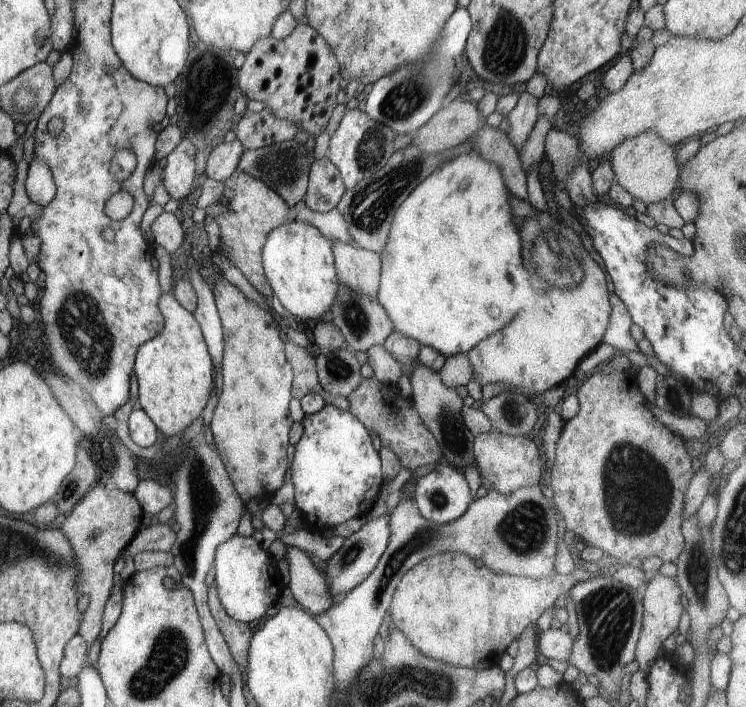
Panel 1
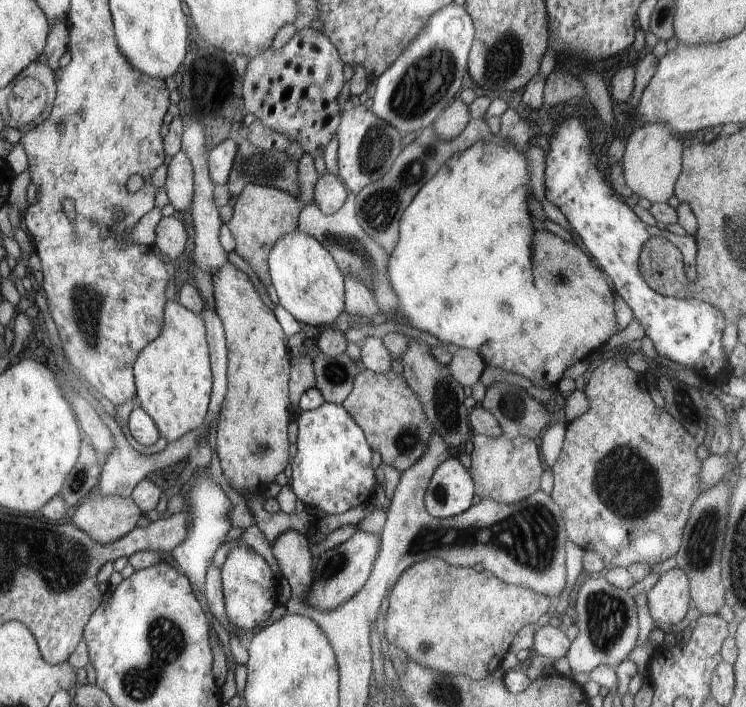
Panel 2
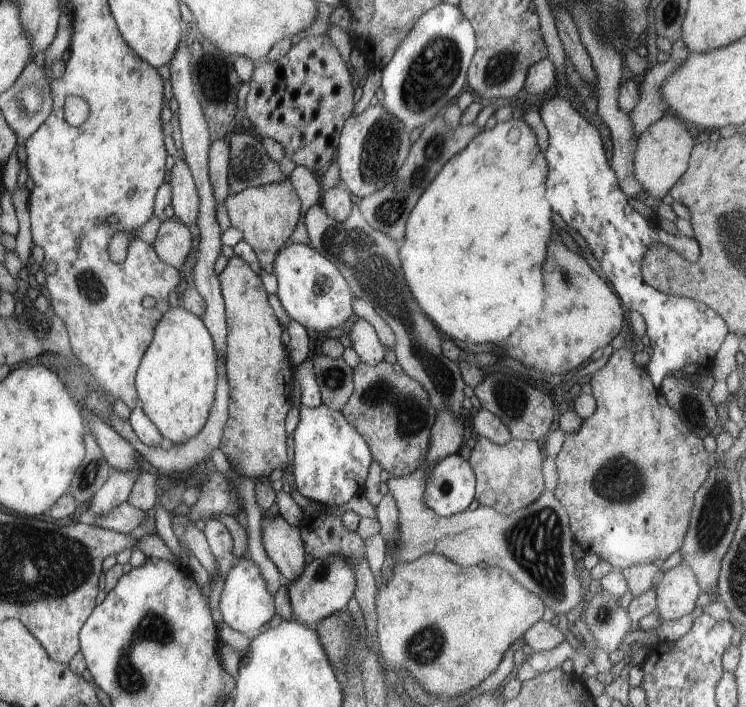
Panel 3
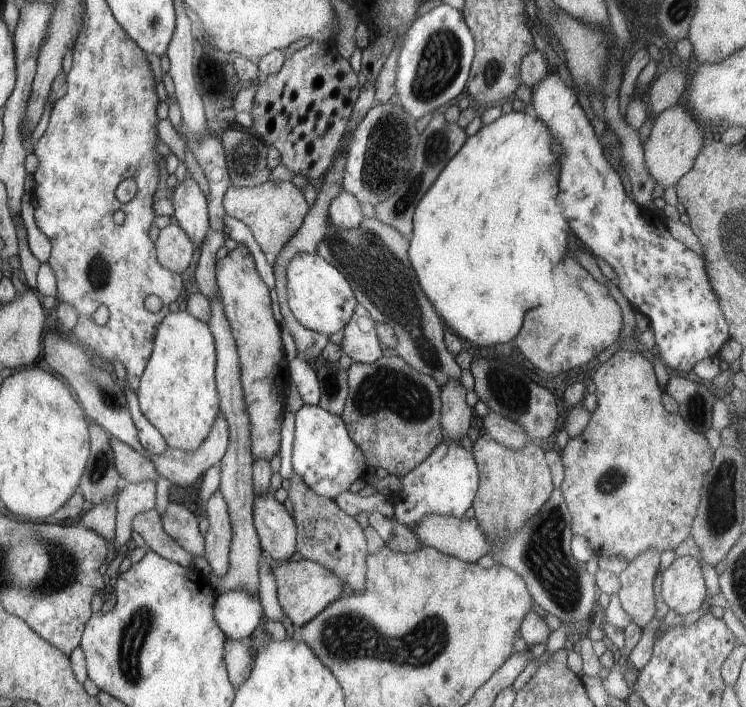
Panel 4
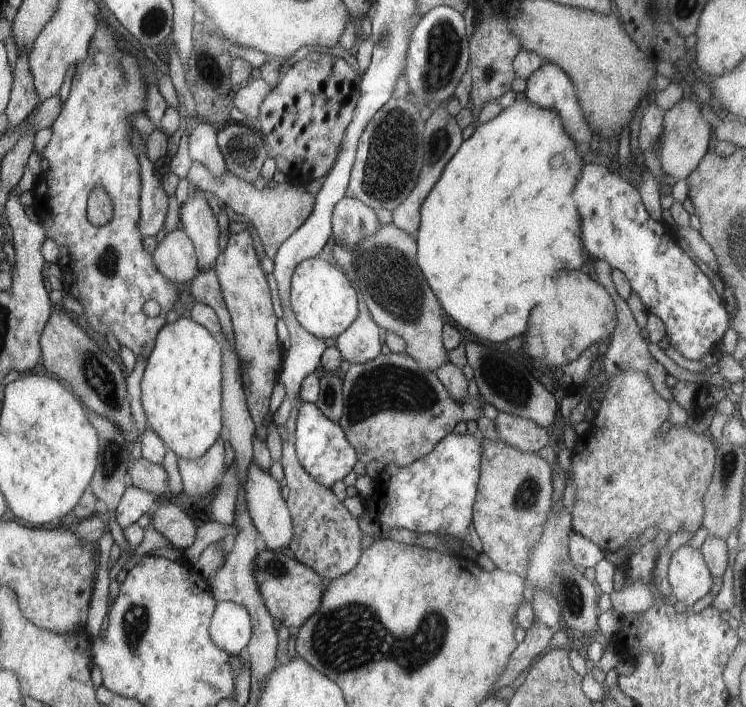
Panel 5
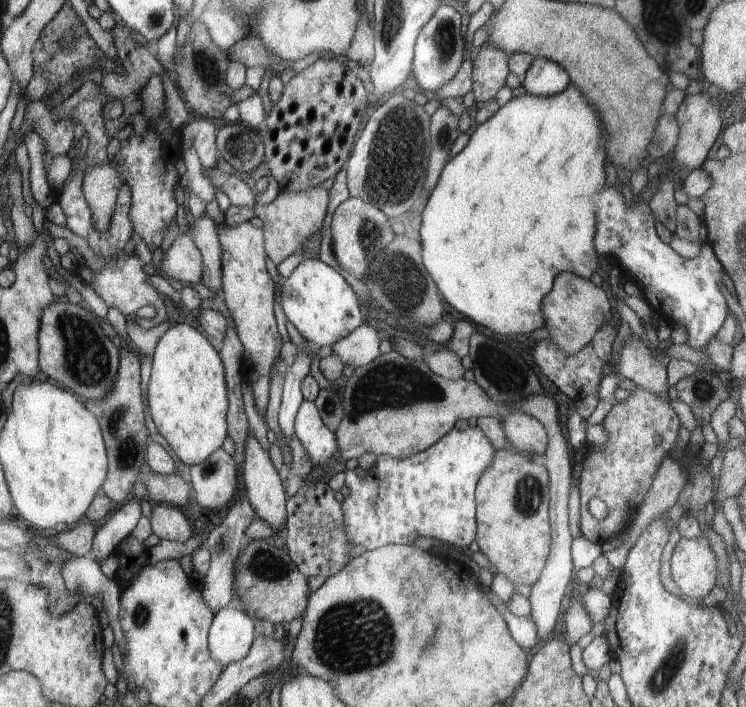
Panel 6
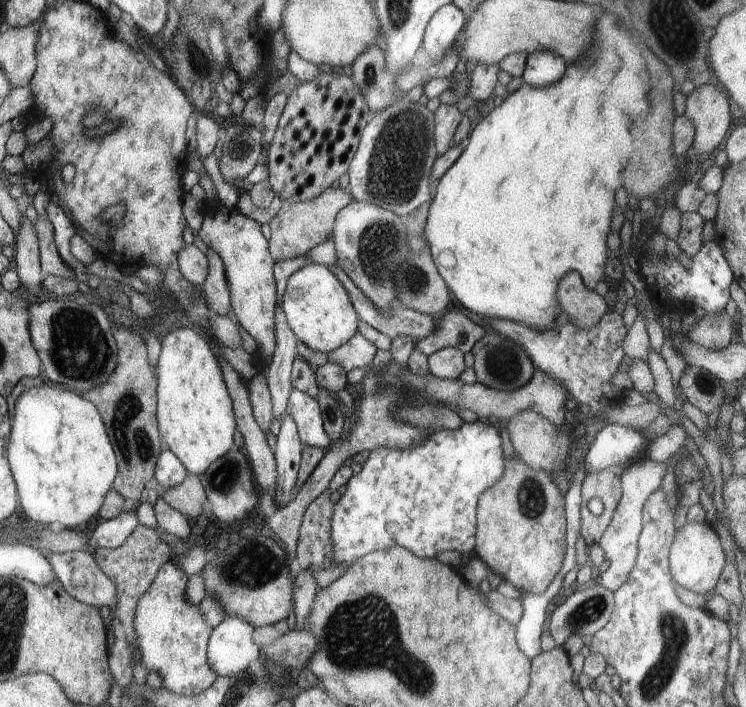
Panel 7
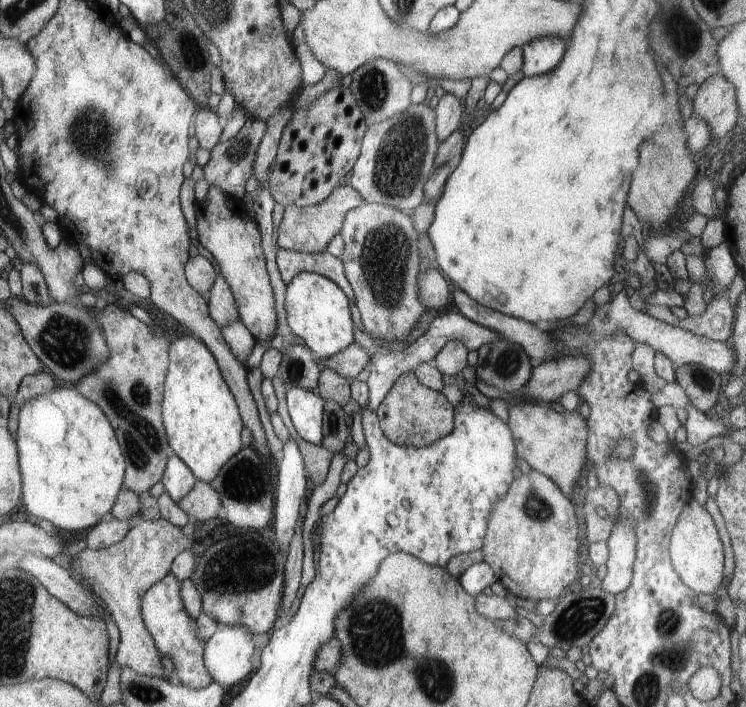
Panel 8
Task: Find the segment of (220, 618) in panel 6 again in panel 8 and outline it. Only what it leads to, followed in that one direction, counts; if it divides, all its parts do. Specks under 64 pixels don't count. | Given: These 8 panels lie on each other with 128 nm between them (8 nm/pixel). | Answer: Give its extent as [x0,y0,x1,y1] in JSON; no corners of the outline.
[203,626,257,690]

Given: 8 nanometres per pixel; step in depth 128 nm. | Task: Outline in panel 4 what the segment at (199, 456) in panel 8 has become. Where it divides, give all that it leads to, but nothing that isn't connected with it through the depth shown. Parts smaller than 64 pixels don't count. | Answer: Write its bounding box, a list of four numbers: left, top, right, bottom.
[135,310,220,452]

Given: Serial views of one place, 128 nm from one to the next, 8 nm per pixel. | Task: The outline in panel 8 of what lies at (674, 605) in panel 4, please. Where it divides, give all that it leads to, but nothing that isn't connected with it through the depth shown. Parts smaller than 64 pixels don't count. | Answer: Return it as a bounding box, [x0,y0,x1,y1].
[670,498,724,595]

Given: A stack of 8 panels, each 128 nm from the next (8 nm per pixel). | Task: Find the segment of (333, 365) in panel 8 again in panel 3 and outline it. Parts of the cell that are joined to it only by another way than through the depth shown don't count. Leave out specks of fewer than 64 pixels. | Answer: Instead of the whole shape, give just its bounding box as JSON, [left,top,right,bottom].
[347,318,386,366]

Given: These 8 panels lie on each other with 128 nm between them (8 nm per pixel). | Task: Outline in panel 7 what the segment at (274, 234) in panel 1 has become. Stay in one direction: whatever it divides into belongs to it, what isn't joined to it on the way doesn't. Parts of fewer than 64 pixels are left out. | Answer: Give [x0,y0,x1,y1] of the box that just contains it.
[280,263,358,354]

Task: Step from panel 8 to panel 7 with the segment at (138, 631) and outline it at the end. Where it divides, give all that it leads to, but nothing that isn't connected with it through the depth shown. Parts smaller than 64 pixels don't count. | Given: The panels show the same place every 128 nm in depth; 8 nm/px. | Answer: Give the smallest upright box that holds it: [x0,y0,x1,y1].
[88,524,170,688]

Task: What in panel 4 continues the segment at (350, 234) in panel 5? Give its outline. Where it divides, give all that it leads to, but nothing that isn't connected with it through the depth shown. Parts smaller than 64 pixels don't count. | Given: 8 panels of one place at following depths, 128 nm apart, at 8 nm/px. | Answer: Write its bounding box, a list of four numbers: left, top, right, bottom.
[327,190,363,230]

